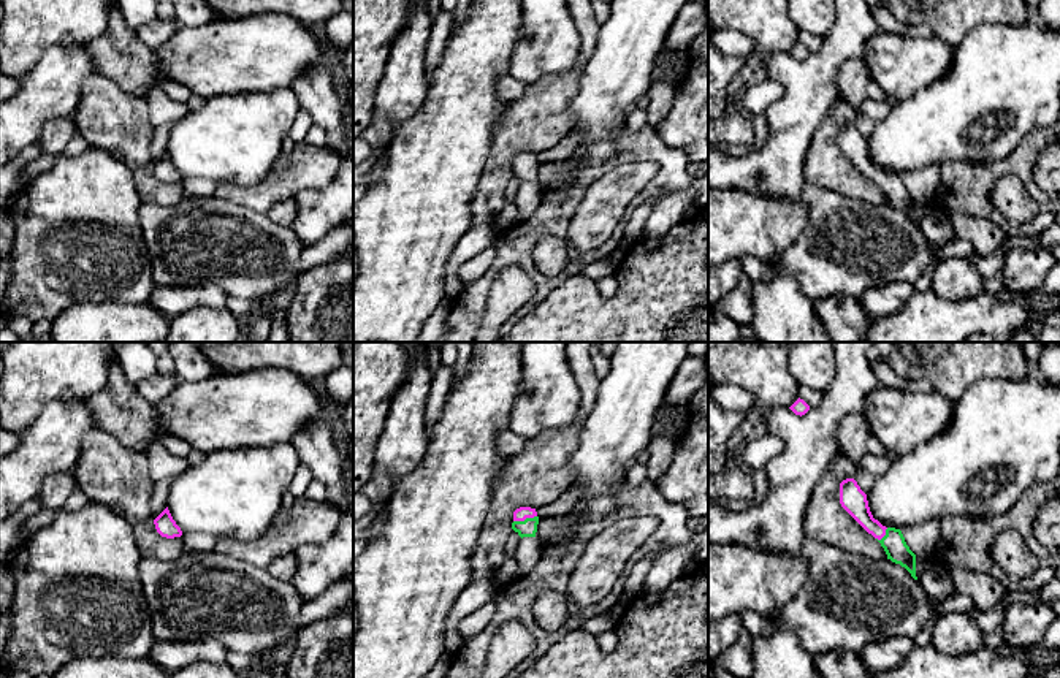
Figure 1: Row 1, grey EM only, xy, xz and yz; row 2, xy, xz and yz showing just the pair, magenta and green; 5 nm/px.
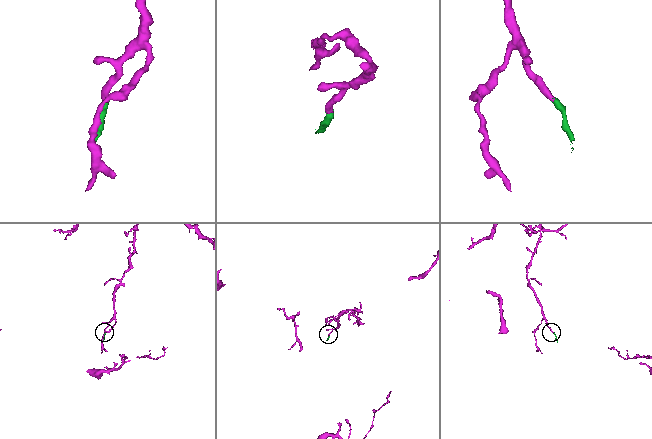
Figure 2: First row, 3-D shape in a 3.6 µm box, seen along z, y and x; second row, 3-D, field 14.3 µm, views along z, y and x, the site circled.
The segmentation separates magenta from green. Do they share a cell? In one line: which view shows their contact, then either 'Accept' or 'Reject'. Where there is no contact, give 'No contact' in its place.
Touches magenta in xz. Accept

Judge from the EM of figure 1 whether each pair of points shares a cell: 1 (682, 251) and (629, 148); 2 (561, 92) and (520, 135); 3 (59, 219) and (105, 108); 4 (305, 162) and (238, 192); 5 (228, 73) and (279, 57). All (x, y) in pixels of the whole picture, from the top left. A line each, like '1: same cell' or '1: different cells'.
1: different cells
2: same cell
3: different cells
4: same cell
5: same cell

